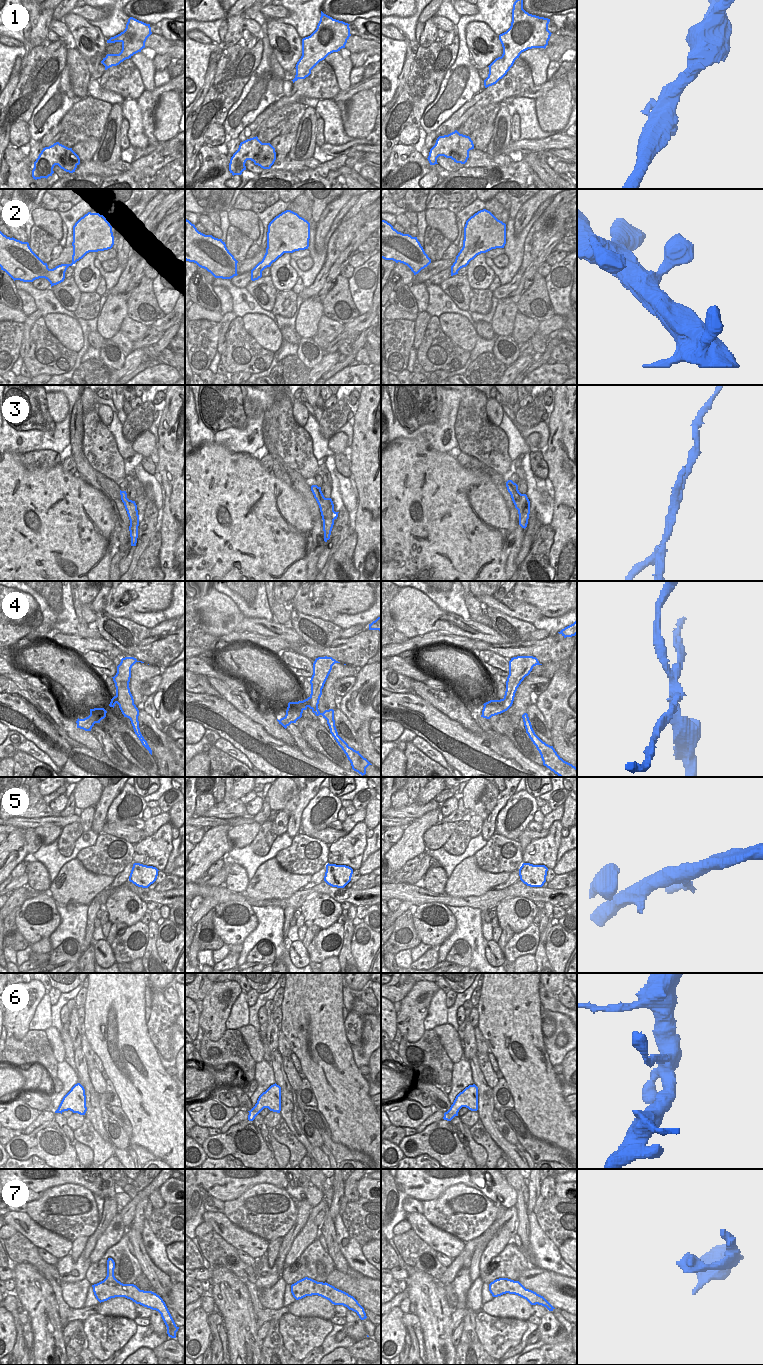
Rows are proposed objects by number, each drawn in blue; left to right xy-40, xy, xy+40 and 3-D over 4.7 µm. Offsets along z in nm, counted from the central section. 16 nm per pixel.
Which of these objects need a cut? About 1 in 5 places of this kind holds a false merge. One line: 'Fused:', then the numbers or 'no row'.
Fused: 3, 4

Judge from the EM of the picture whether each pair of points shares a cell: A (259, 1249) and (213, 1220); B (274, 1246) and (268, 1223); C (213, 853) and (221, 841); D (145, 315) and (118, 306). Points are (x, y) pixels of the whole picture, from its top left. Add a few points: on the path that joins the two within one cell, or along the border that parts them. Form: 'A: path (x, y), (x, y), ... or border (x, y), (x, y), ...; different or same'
A: path (248, 1242), (236, 1237), (224, 1225); same
B: border (282, 1237), (277, 1237), (269, 1242); different
C: path (213, 850), (218, 844); same
D: border (126, 301), (127, 315); different

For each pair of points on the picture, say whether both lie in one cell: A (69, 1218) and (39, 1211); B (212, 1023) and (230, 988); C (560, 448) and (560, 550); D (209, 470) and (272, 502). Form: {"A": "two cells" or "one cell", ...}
{"A": "one cell", "B": "one cell", "C": "one cell", "D": "one cell"}

